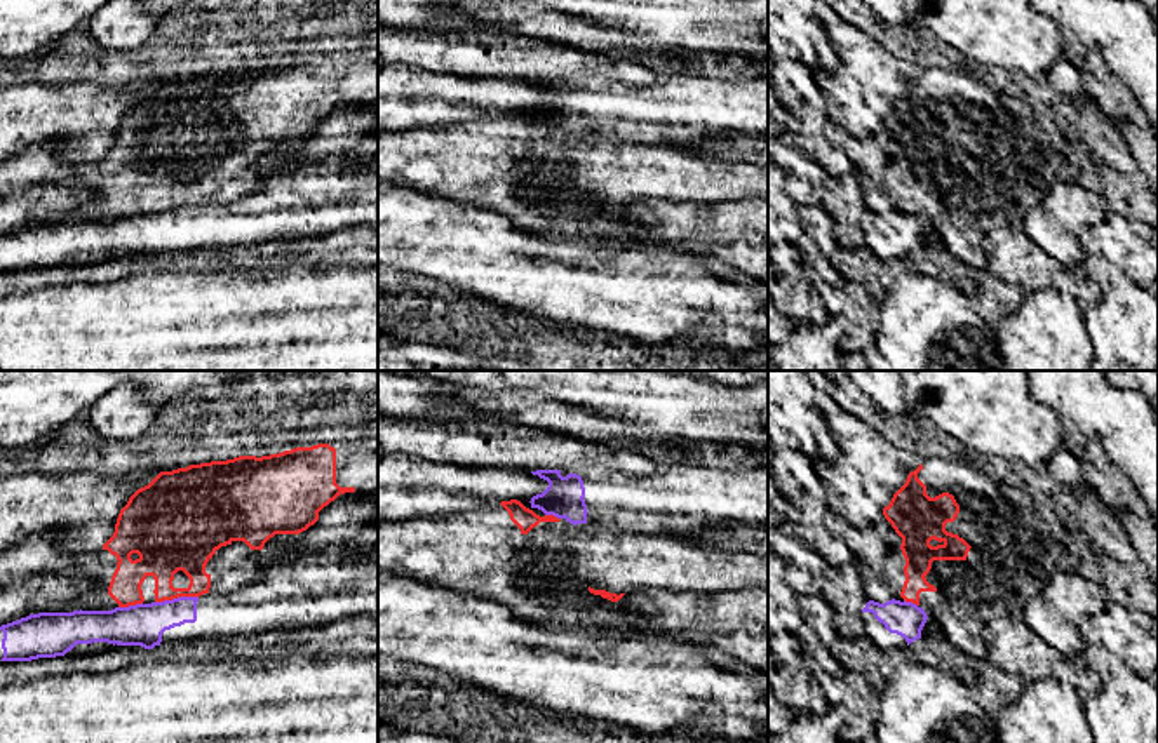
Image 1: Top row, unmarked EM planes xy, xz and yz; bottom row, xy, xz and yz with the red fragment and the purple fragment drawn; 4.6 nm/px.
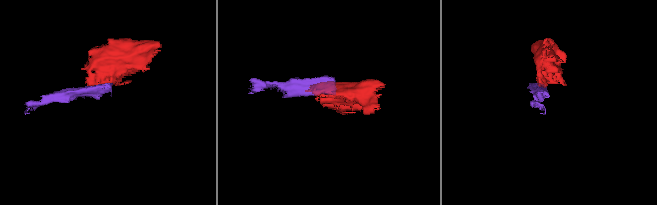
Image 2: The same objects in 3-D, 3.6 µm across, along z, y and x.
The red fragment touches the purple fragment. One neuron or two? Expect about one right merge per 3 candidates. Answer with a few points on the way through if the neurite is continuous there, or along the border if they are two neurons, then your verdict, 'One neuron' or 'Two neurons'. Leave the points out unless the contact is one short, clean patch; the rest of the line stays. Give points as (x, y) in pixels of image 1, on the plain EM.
Boundary: xy (197, 206), (178, 206), (155, 213). Two neurons

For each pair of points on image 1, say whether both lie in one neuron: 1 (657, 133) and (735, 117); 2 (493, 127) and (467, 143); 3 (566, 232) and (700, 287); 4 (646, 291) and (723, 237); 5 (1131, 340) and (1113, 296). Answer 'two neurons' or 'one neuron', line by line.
1: one neuron
2: one neuron
3: two neurons
4: two neurons
5: one neuron

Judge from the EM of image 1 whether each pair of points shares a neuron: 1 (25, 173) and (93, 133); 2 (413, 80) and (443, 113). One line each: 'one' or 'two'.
1: two
2: one

